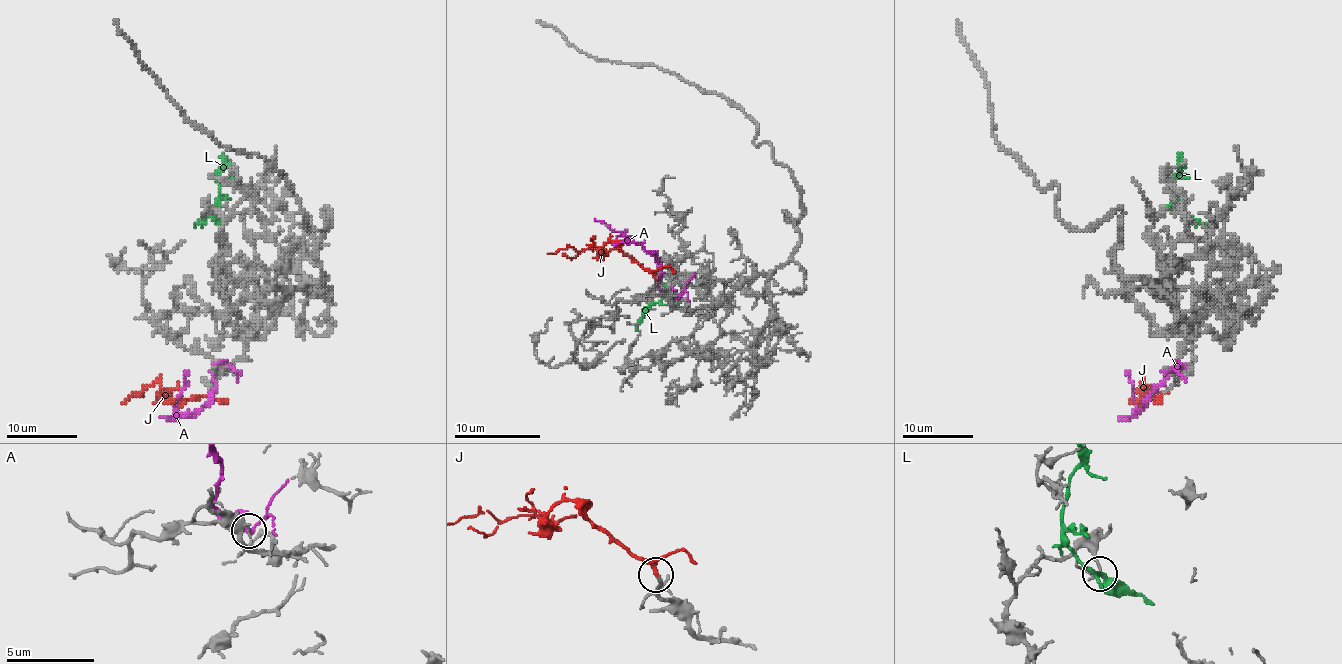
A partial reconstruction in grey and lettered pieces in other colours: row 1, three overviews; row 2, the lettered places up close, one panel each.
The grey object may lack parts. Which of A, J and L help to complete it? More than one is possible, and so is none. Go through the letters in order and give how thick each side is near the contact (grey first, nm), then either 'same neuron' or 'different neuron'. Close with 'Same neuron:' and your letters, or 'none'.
A: 110 nm thick on the grey side, 200 nm on the other; different neuron
J: 190 nm thick on the grey side, 200 nm on the other; same neuron
L: 130 nm thick on the grey side, 200 nm on the other; different neuron
Same neuron: J

